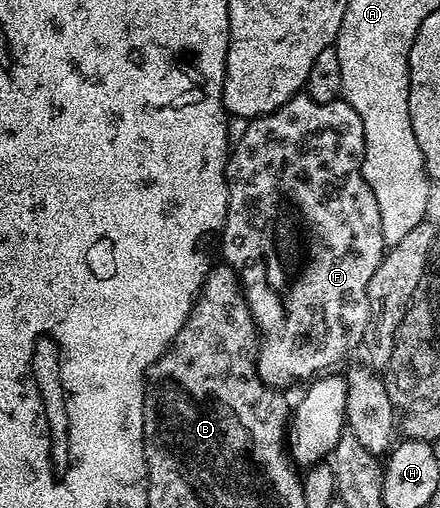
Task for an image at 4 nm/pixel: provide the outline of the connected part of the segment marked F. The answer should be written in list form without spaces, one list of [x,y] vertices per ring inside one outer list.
[[[305,94],[293,96],[284,106],[266,116],[251,119],[244,138],[232,145],[226,161],[226,184],[230,187],[230,209],[226,211],[226,221],[220,233],[222,239],[222,257],[231,270],[238,276],[242,286],[242,295],[258,329],[258,354],[256,363],[258,377],[263,384],[271,388],[281,389],[282,384],[290,384],[293,380],[306,380],[325,373],[333,364],[338,364],[354,347],[361,345],[366,339],[370,303],[368,302],[368,282],[372,282],[372,274],[380,266],[386,243],[382,237],[380,226],[380,206],[376,206],[376,194],[364,182],[362,159],[364,158],[364,122],[360,122],[360,114],[352,110],[347,100],[341,98],[332,102],[316,102]]]

